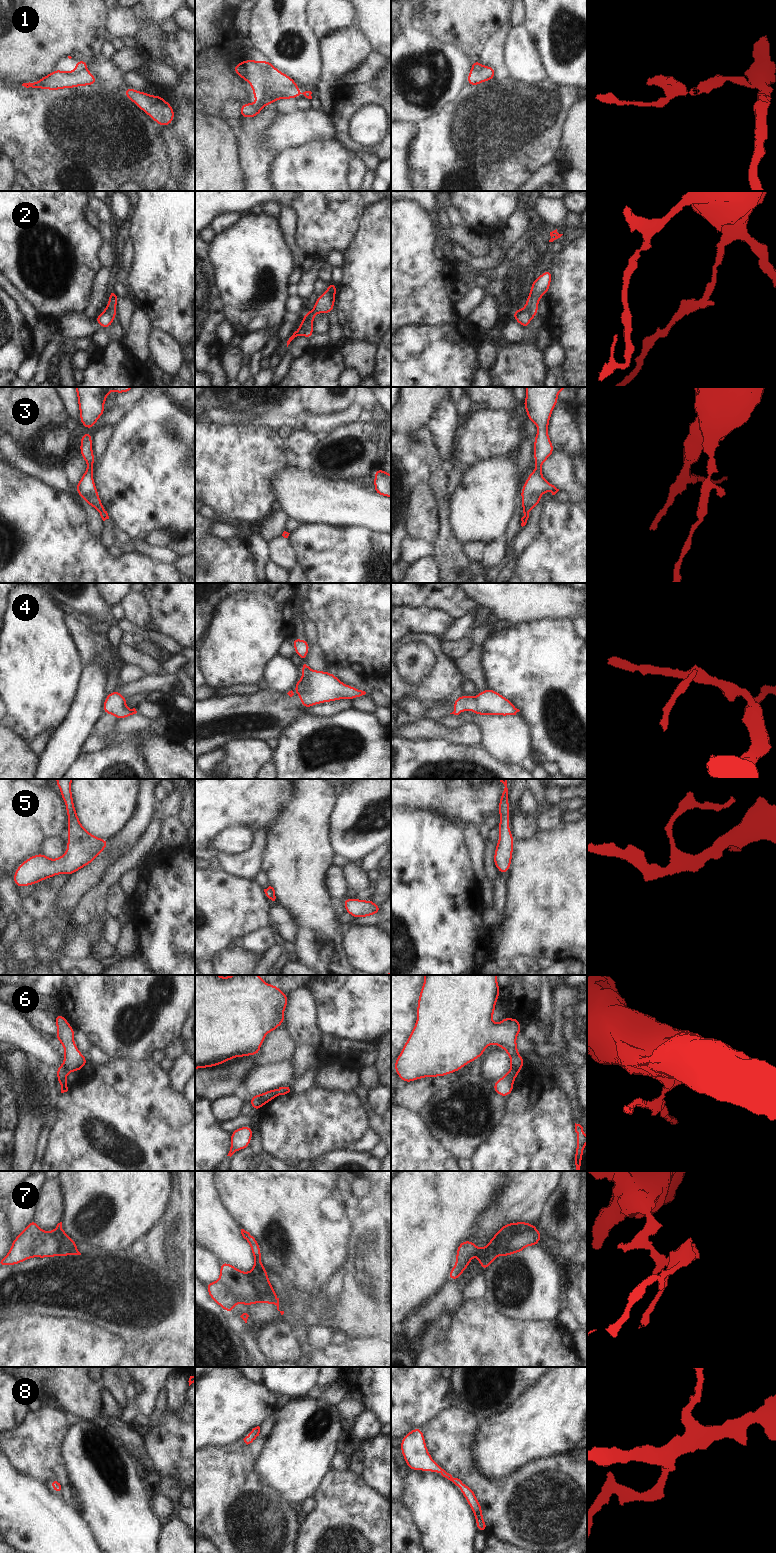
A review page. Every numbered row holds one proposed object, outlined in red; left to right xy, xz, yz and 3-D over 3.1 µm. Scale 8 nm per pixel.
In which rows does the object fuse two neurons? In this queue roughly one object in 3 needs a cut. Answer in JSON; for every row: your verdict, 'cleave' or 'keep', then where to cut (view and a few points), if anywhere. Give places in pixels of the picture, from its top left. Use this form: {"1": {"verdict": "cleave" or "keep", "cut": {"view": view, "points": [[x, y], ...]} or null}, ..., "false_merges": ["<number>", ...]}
{"1": {"verdict": "keep", "cut": null}, "2": {"verdict": "cleave", "cut": {"view": "xz", "points": [[311, 326], [302, 334]]}}, "3": {"verdict": "keep", "cut": null}, "4": {"verdict": "keep", "cut": null}, "5": {"verdict": "keep", "cut": null}, "6": {"verdict": "cleave", "cut": {"view": "xz", "points": [[261, 1095], [260, 1105]]}}, "7": {"verdict": "cleave", "cut": {"view": "yz", "points": [[534, 1225], [518, 1233], [511, 1240], [508, 1247]]}}, "8": {"verdict": "keep", "cut": null}, "false_merges": ["2", "6", "7"]}

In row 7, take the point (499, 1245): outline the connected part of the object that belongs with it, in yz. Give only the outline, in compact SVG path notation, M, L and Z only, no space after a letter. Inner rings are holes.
M515 1222L503 1225L494 1237L487 1243L485 1248L478 1248L476 1244L470 1240L462 1241L456 1251L456 1263L448 1274L449 1280L457 1280L462 1276L462 1272L469 1266L471 1259L478 1256L479 1265L484 1271L499 1256L510 1256L513 1253L521 1253L524 1248L510 1249L509 1244L518 1234L527 1231L534 1224L528 1222Z

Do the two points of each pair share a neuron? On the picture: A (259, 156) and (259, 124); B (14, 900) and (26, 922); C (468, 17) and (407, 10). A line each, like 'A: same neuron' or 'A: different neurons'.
A: same neuron
B: same neuron
C: different neurons

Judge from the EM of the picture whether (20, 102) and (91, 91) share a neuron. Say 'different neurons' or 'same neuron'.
same neuron

